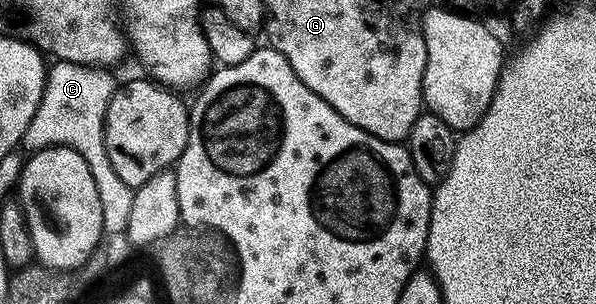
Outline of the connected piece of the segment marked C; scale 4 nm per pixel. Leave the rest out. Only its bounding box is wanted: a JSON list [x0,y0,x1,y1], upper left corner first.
[20,60,135,235]

